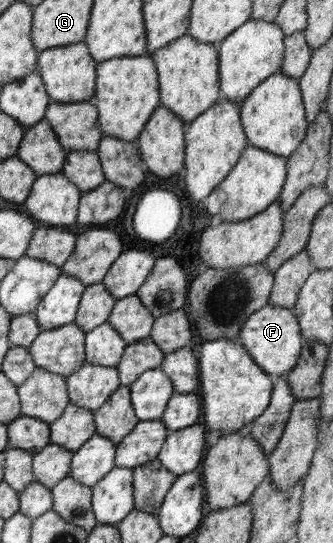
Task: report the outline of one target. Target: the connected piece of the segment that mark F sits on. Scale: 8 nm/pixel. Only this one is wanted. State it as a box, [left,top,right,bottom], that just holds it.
[238,304,303,377]

